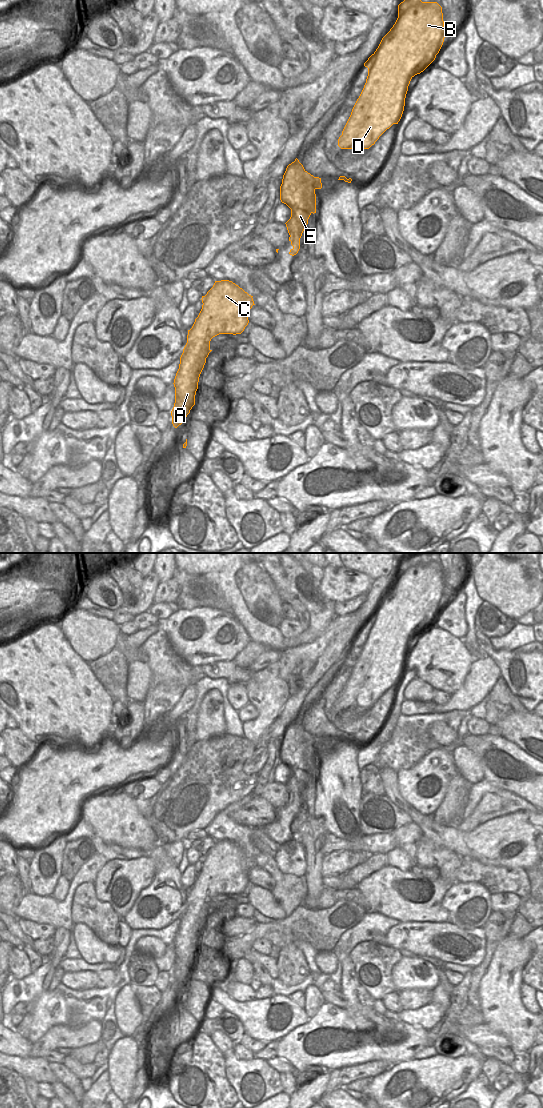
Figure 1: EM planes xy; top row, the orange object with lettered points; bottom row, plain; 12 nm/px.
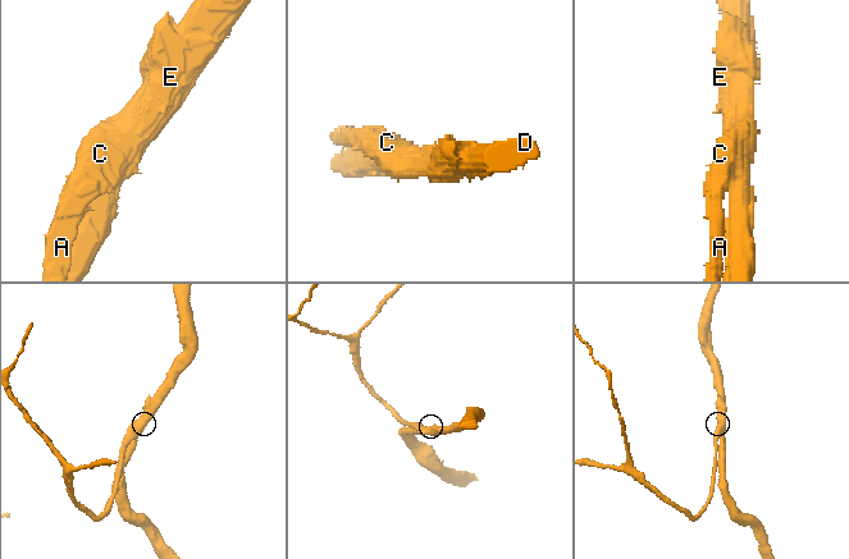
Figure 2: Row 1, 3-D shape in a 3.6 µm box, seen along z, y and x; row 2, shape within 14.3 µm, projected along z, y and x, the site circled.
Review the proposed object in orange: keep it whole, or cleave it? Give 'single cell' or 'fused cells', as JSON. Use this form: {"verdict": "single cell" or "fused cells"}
{"verdict": "single cell"}

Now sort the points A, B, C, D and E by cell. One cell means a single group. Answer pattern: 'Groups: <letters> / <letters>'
Groups: A B C D E

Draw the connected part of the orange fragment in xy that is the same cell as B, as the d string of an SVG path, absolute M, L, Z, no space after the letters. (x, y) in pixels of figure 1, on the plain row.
M417 554L398 565L395 584L364 623L368 636L338 699L341 709L369 709L387 689L398 684L411 639L435 620L446 594L442 567L437 562L422 562Z

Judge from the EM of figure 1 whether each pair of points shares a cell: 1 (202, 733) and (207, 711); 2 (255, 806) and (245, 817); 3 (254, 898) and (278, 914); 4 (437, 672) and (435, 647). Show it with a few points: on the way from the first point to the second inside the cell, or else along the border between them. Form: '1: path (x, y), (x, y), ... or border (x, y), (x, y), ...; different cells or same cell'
1: path (206, 728), (207, 716); same cell
2: path (253, 809), (248, 814); same cell
3: path (260, 898), (272, 909); same cell
4: path (437, 666), (435, 653); same cell

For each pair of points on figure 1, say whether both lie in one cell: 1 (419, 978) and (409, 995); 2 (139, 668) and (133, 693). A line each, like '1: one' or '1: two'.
1: two
2: one

